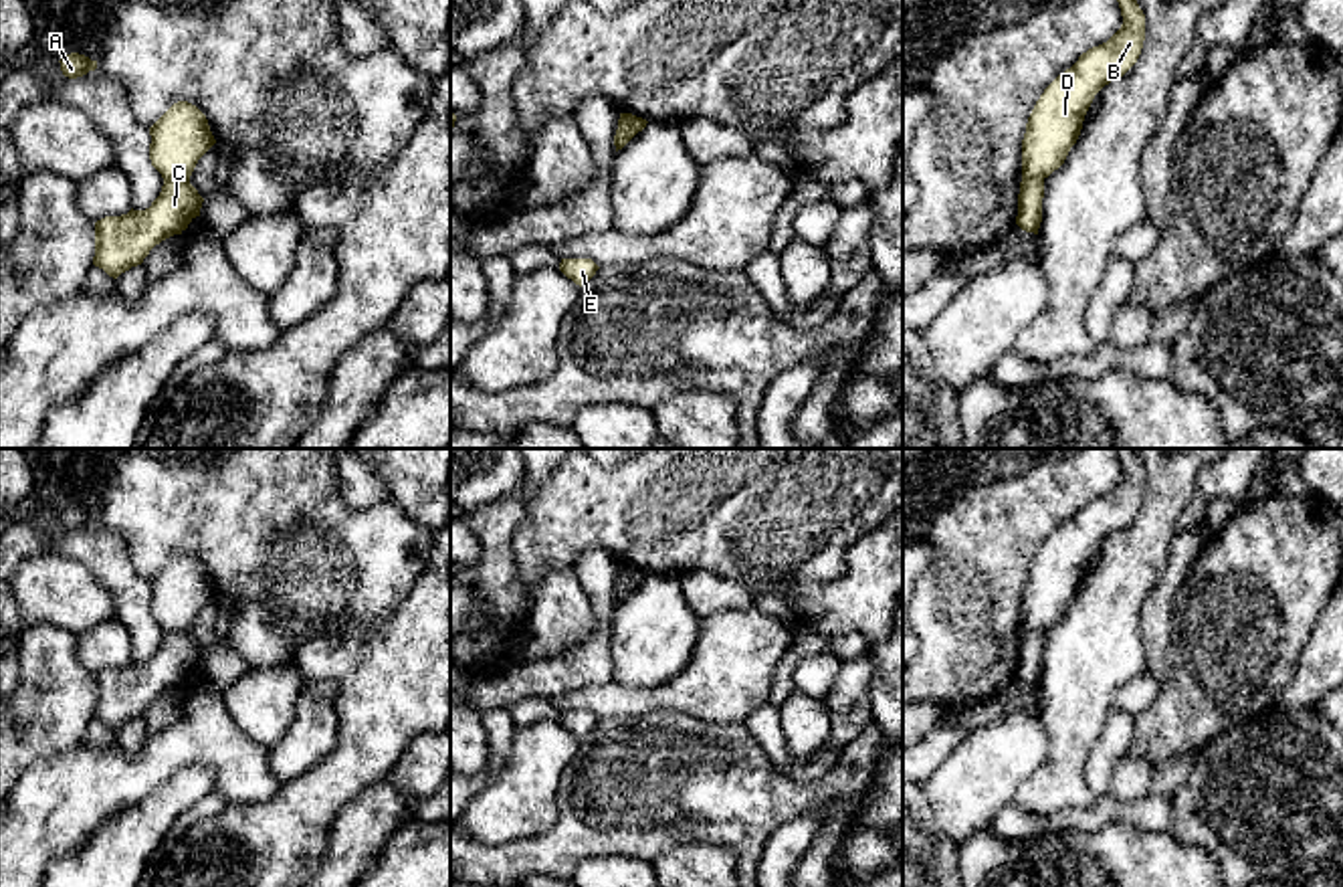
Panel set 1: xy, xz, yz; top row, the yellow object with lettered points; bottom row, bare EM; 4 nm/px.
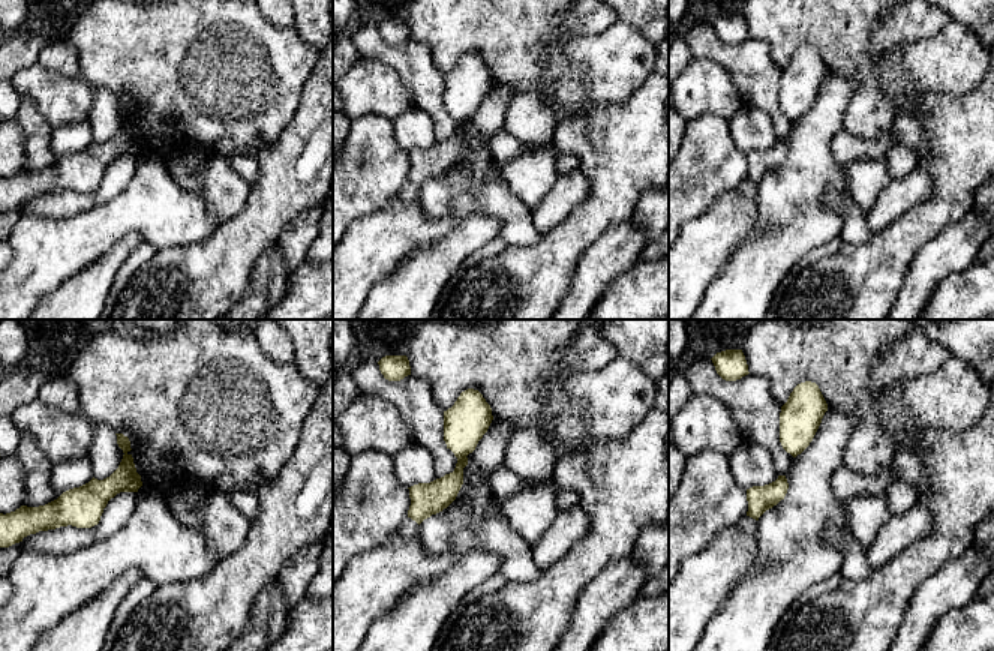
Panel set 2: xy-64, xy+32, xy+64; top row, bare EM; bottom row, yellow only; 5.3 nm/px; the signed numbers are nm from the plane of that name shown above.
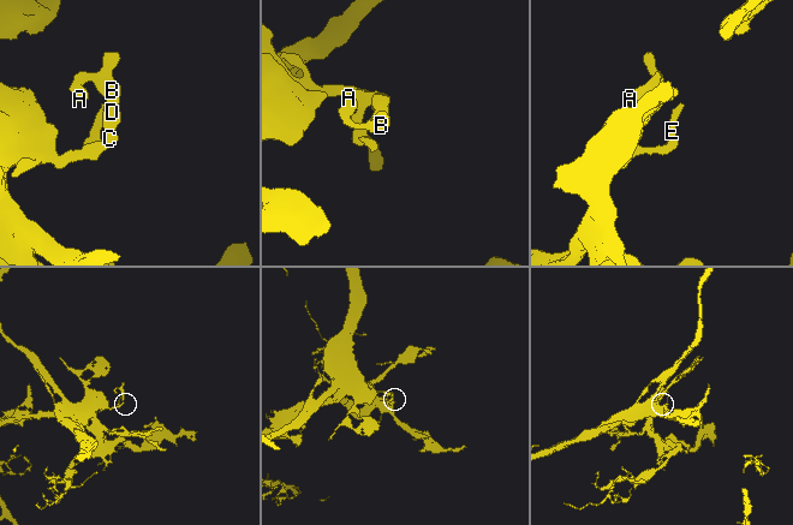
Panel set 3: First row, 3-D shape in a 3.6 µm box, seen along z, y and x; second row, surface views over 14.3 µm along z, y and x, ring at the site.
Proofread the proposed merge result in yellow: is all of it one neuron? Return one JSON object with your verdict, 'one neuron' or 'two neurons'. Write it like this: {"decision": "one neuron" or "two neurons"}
{"decision": "two neurons"}

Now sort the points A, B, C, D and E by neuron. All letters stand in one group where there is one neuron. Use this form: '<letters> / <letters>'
A B D / C E

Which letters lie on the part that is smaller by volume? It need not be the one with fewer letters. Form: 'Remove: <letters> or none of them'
Remove: A, B, D

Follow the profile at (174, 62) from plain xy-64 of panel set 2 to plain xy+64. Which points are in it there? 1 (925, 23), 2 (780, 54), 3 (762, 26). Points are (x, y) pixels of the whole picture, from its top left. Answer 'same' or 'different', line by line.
1: different
2: same
3: same

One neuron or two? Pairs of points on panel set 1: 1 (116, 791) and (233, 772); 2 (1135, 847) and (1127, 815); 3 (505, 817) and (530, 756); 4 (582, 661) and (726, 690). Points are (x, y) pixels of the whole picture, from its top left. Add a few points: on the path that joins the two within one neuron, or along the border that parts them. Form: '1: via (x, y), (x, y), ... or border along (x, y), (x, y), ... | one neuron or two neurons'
1: via (144, 774), (164, 754), (204, 754) | one neuron
2: border along (1168, 829), (1140, 831), (1107, 823), (1083, 831) | two neurons
3: via (515, 803), (524, 793), (530, 770) | one neuron
4: border along (610, 679), (566, 694) | two neurons

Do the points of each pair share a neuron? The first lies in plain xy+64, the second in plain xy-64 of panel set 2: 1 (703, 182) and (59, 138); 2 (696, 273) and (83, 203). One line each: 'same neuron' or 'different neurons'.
1: different neurons
2: different neurons

